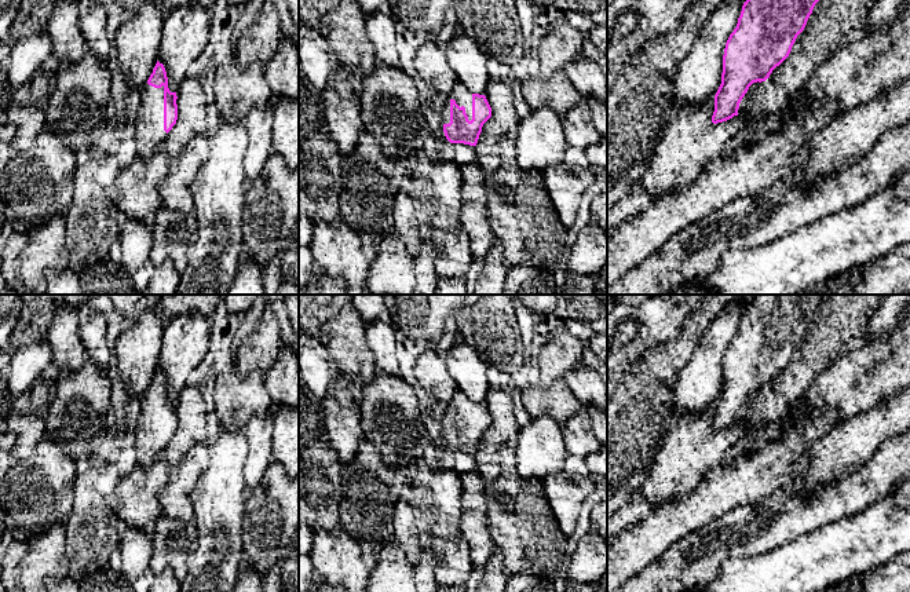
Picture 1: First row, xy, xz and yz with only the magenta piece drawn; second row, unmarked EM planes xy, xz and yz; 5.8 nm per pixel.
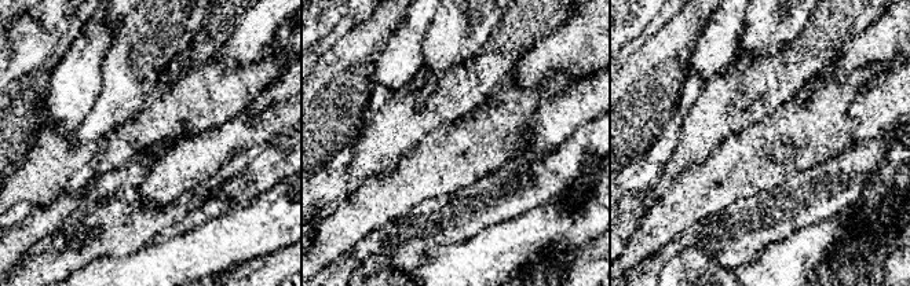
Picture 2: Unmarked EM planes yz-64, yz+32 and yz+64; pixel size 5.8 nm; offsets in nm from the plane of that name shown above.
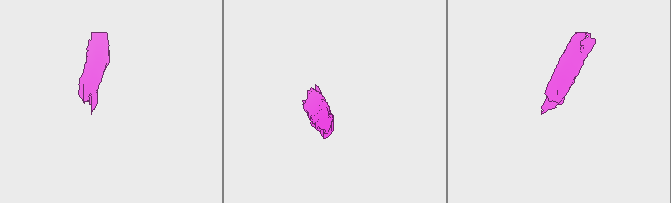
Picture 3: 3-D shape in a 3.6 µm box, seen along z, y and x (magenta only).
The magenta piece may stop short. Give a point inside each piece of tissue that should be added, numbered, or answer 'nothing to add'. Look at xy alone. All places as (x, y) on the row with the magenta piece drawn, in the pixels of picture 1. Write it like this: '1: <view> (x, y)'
1: xy (149, 121)

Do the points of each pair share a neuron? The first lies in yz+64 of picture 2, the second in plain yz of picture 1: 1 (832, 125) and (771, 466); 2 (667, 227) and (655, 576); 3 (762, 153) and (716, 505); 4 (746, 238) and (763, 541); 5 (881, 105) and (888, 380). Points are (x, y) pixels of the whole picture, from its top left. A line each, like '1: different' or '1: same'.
1: same
2: different
3: same
4: same
5: different

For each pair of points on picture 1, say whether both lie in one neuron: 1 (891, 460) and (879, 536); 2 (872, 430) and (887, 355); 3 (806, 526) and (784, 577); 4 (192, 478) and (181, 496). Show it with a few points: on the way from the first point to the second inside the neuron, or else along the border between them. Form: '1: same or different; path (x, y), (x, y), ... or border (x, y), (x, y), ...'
1: different; border (895, 489), (856, 512)
2: different; border (894, 393), (848, 419)
3: different; border (833, 522), (828, 522), (797, 537)
4: same; path (187, 482), (181, 492)

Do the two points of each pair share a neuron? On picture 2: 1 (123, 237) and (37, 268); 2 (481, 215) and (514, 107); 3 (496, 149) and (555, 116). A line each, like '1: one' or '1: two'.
1: one
2: two
3: two

